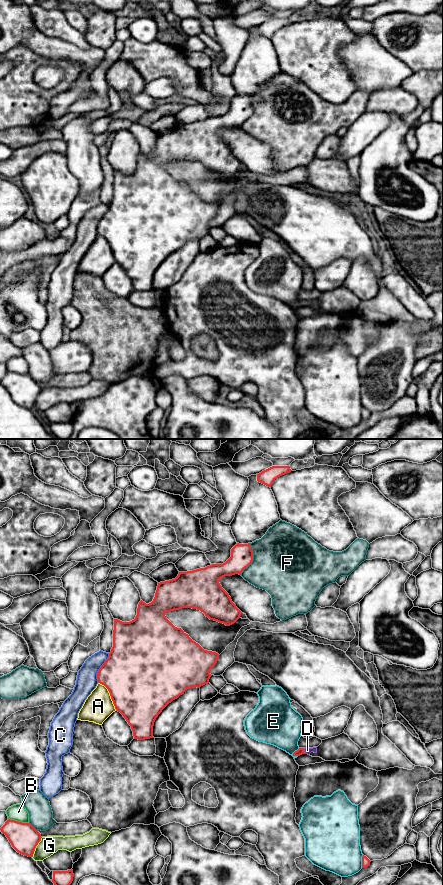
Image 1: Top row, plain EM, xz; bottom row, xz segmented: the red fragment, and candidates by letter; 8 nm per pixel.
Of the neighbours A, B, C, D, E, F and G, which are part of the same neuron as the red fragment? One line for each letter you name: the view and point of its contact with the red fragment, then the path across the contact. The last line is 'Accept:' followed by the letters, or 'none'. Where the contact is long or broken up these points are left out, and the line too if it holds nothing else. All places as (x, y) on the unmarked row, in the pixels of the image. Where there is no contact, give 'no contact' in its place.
D: xz (303, 303) | across xz (300, 303), (303, 303), (307, 302)
Accept: D

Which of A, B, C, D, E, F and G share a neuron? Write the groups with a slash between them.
A / B / C / D / E / F / G

